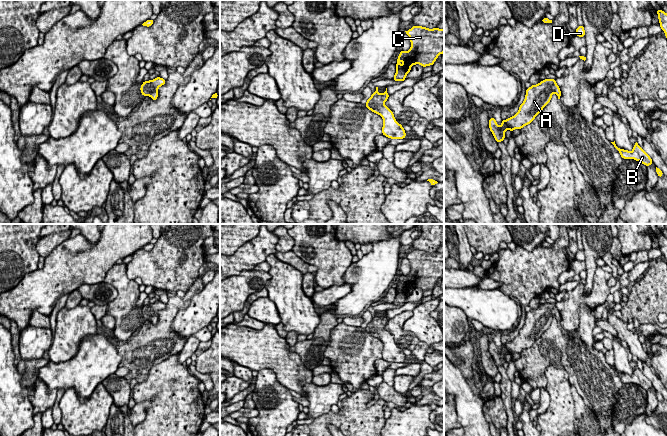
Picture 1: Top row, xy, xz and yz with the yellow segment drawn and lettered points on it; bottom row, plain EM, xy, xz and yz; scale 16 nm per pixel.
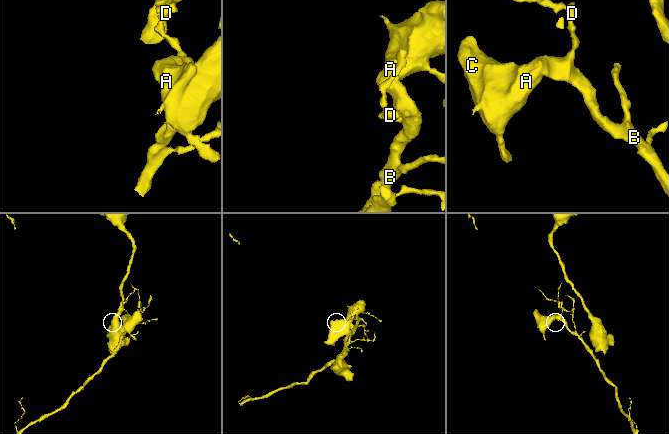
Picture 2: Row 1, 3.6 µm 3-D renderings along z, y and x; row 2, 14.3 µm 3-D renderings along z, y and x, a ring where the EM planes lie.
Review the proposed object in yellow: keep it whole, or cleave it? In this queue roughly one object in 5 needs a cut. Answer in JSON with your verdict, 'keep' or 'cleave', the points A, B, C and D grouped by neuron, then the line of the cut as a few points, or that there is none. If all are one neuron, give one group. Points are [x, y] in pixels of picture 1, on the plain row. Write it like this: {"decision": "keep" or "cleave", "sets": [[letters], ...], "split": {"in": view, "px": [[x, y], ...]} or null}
{"decision": "keep", "sets": [["A", "B", "C", "D"]], "split": null}

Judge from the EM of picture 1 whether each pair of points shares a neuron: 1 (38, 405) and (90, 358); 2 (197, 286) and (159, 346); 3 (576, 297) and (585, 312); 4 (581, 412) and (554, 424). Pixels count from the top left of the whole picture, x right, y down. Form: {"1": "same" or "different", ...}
{"1": "same", "2": "same", "3": "different", "4": "different"}

